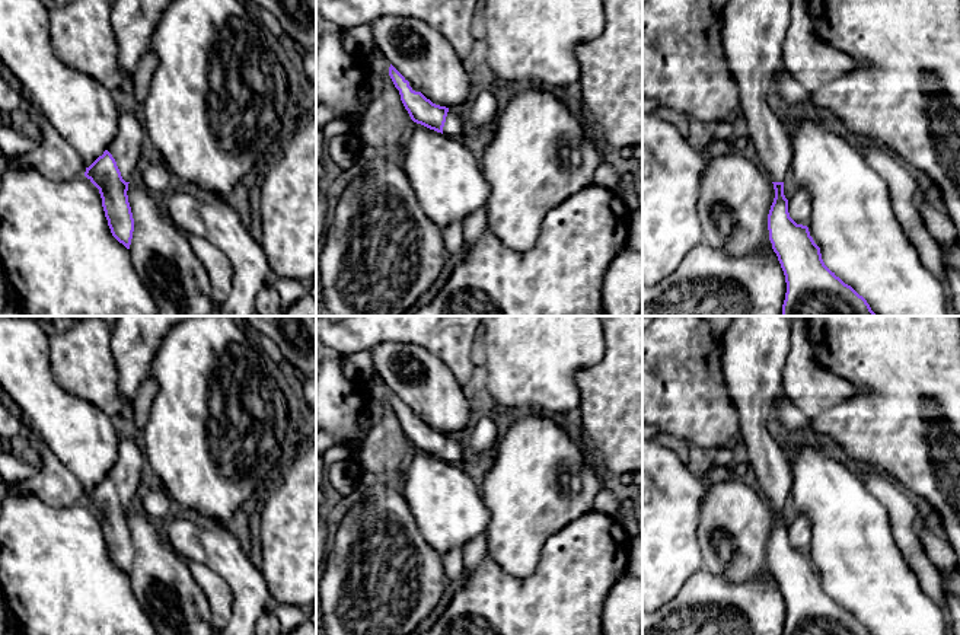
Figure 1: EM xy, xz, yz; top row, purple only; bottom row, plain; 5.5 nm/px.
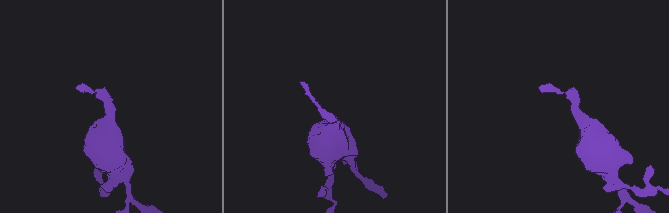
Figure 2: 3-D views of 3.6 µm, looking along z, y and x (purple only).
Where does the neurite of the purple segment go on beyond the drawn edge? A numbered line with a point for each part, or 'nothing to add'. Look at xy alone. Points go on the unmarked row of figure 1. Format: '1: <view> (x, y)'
1: xy (126, 474)

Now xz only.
1: xz (453, 452)

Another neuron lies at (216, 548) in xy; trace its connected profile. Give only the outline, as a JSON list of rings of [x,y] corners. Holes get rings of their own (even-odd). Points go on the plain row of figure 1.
[[[173,516],[162,523],[162,530],[182,558],[205,565],[229,584],[233,594],[232,618],[219,635],[255,635],[255,625],[272,600],[261,569],[237,537],[223,524],[204,529]]]

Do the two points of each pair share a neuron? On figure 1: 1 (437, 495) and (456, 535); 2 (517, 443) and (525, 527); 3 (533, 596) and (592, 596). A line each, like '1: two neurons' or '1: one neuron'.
1: one neuron
2: one neuron
3: one neuron

